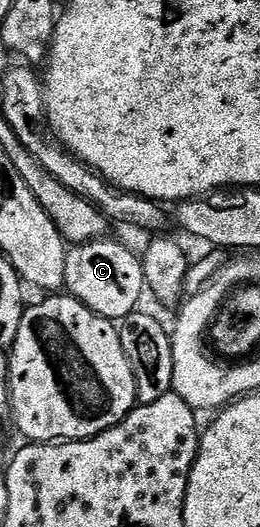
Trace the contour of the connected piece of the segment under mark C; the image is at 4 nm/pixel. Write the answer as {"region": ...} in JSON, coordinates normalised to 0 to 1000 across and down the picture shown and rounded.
{"region":[[[381,455],[281,469],[254,486],[250,548],[388,603],[465,607],[519,594],[531,565],[515,548],[550,533],[546,491],[485,467],[427,455]]]}

